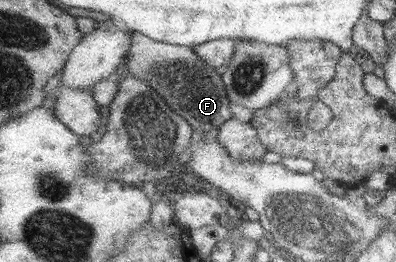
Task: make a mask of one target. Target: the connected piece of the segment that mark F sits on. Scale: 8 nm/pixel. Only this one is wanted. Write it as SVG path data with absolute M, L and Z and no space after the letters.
M133 32L131 47L126 57L126 70L130 75L148 83L155 91L194 127L195 132L203 134L211 129L221 129L231 119L232 101L228 96L228 87L223 79L222 70L211 67L195 50L195 47L179 46L159 42L143 33Z

